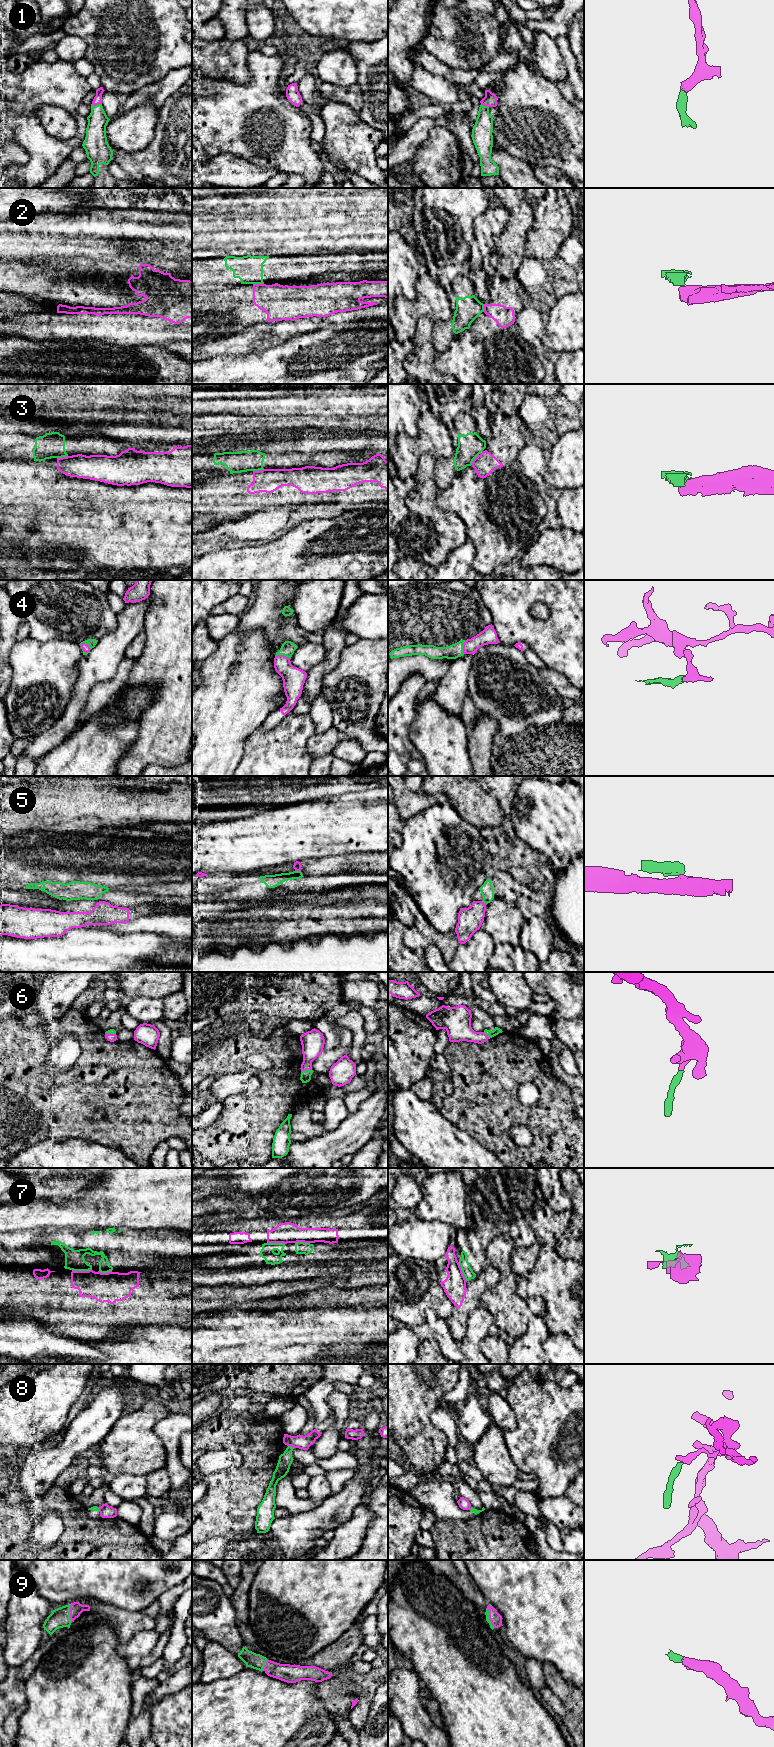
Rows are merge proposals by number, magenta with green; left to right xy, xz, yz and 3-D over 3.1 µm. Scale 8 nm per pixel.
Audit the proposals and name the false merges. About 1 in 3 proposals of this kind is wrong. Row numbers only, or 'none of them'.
2, 3, 5, 7, 8

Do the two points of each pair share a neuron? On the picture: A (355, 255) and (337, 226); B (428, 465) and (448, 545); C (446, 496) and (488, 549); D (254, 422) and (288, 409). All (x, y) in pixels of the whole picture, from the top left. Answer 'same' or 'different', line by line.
A: different
B: same
C: same
D: different

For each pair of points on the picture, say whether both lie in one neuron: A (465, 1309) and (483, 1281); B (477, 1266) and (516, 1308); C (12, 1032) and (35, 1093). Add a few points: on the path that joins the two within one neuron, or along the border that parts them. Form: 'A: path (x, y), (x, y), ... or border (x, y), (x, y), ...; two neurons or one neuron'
A: path (465, 1302), (466, 1298), (476, 1288); one neuron
B: border (484, 1251), (485, 1257), (491, 1264); two neurons
C: path (12, 1047), (12, 1070), (20, 1078); one neuron

